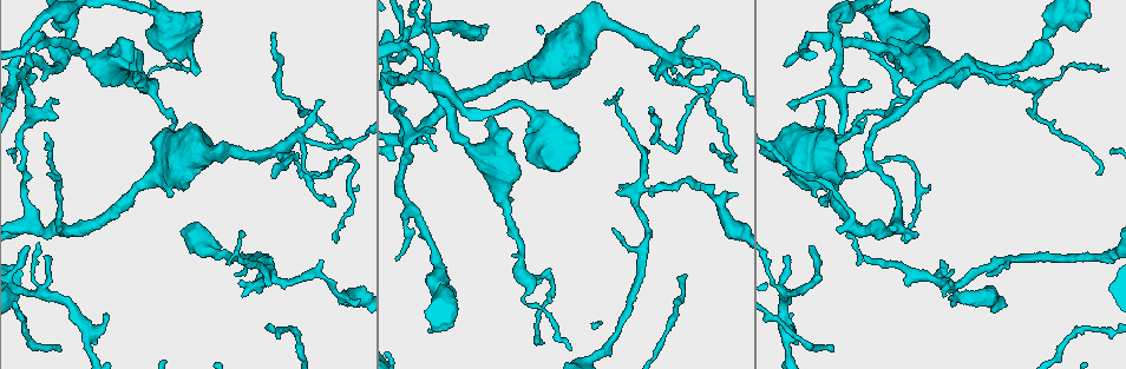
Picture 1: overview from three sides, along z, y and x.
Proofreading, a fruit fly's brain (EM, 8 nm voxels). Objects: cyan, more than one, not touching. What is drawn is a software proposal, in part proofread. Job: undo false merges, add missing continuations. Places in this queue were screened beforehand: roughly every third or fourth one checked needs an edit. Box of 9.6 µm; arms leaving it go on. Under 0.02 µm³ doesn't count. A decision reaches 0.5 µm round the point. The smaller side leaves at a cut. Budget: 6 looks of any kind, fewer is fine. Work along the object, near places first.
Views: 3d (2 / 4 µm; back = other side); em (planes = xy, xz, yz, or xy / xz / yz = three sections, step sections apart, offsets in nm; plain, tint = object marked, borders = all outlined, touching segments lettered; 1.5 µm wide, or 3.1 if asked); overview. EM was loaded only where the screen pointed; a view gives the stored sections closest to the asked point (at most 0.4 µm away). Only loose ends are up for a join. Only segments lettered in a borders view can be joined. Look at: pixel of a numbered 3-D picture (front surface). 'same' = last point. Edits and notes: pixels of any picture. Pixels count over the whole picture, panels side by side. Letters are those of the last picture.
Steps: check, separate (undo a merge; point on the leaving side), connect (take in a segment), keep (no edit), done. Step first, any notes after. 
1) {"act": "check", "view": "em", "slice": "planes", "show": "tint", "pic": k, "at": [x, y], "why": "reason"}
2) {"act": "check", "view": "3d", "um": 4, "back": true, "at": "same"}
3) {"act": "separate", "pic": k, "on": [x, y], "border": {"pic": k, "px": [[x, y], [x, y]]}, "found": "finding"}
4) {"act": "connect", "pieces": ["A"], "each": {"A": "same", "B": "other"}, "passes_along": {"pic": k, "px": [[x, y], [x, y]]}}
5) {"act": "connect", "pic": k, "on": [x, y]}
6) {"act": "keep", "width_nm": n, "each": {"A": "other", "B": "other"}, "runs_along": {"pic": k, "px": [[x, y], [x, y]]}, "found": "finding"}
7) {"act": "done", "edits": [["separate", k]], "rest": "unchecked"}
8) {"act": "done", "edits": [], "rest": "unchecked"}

{"act": "check", "view": "em", "slice": "xy", "step": 4, "show": "borders", "pic": 1, "at": [1108, 68]}

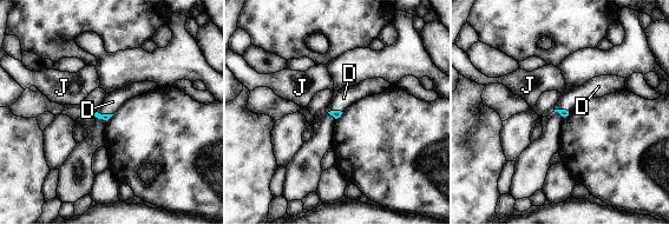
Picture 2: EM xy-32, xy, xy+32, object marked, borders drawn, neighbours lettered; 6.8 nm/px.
{"act": "check", "view": "em", "slice": "planes", "show": "borders", "at": "same"}

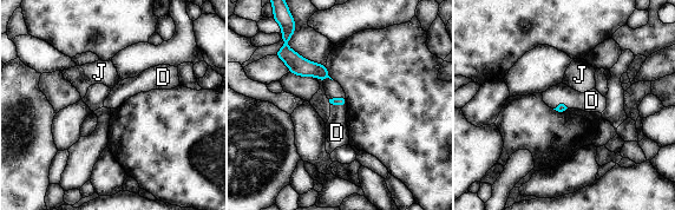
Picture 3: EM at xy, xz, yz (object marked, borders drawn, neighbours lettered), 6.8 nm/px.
{"act": "connect", "pieces": ["D"], "longest_contact_nm": ["D", 120], "each": {"D": "same", "J": "other"}, "passes_along": {"pic": 3, "px": [[335, 100], [339, 98], [336, 132]]}, "found": "it goes on there"}

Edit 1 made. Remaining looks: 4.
{"act": "check", "view": "em", "slice": "planes", "show": "tint", "pic": 1, "at": [170, 112]}

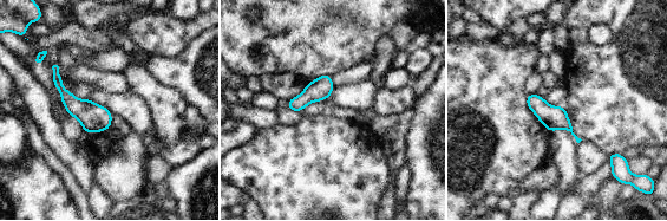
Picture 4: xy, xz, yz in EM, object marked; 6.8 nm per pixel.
{"act": "check", "view": "em", "slice": "planes", "show": "borders", "at": "same"}

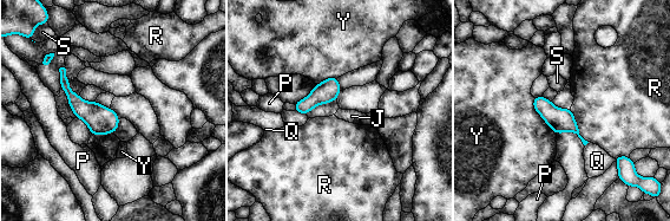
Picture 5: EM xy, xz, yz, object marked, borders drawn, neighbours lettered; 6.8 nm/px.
{"act": "keep", "each": {"J": "other", "P": "other", "Q": "other", "R": "other", "S": "other", "Y": "other"}, "found": "all the same neuron"}

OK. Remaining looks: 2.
{"act": "done", "edits": [["connect", 3]], "rest": "unchecked"}

